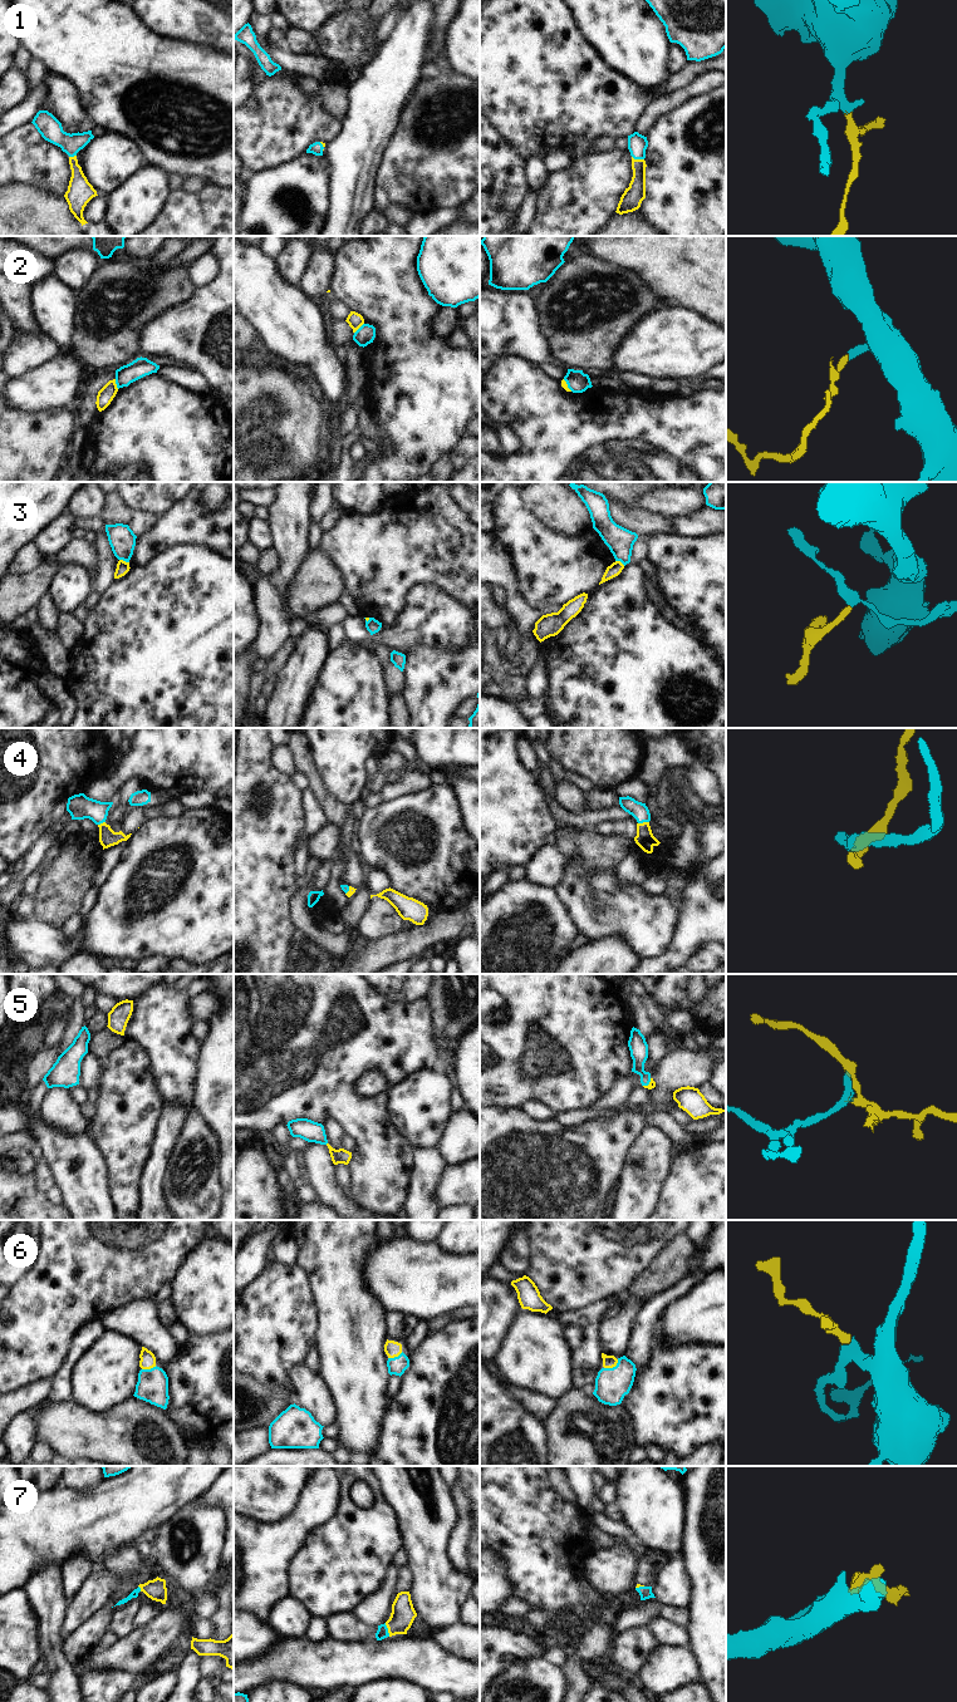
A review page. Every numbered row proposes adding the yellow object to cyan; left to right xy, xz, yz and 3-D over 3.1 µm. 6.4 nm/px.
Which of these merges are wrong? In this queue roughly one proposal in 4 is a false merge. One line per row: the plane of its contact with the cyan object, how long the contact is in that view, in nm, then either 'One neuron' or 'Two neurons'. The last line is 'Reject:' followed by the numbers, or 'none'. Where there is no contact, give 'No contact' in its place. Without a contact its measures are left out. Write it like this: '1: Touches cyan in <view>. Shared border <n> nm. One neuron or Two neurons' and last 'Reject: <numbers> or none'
1: Touches cyan in yz. Shared border 80 nm. One neuron
2: Touches cyan in xy. Shared border 70 nm. Two neurons
3: Touches cyan in xy. Shared border 70 nm. Two neurons
4: Touches cyan in yz. Shared border 70 nm. One neuron
5: Touches cyan in yz. Shared border 80 nm. One neuron
6: Touches cyan in yz. Shared border 110 nm. One neuron
7: Touches cyan in xz. Shared border 90 nm. One neuron
Reject: 2, 3

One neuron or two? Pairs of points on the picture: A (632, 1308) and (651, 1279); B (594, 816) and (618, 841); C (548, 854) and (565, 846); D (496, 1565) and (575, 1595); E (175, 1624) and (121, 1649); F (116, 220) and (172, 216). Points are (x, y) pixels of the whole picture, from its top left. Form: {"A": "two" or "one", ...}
{"A": "two", "B": "two", "C": "two", "D": "two", "E": "one", "F": "two"}

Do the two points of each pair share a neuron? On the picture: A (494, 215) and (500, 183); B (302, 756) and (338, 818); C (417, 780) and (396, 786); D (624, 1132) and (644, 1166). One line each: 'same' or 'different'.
A: same
B: same
C: same
D: different

